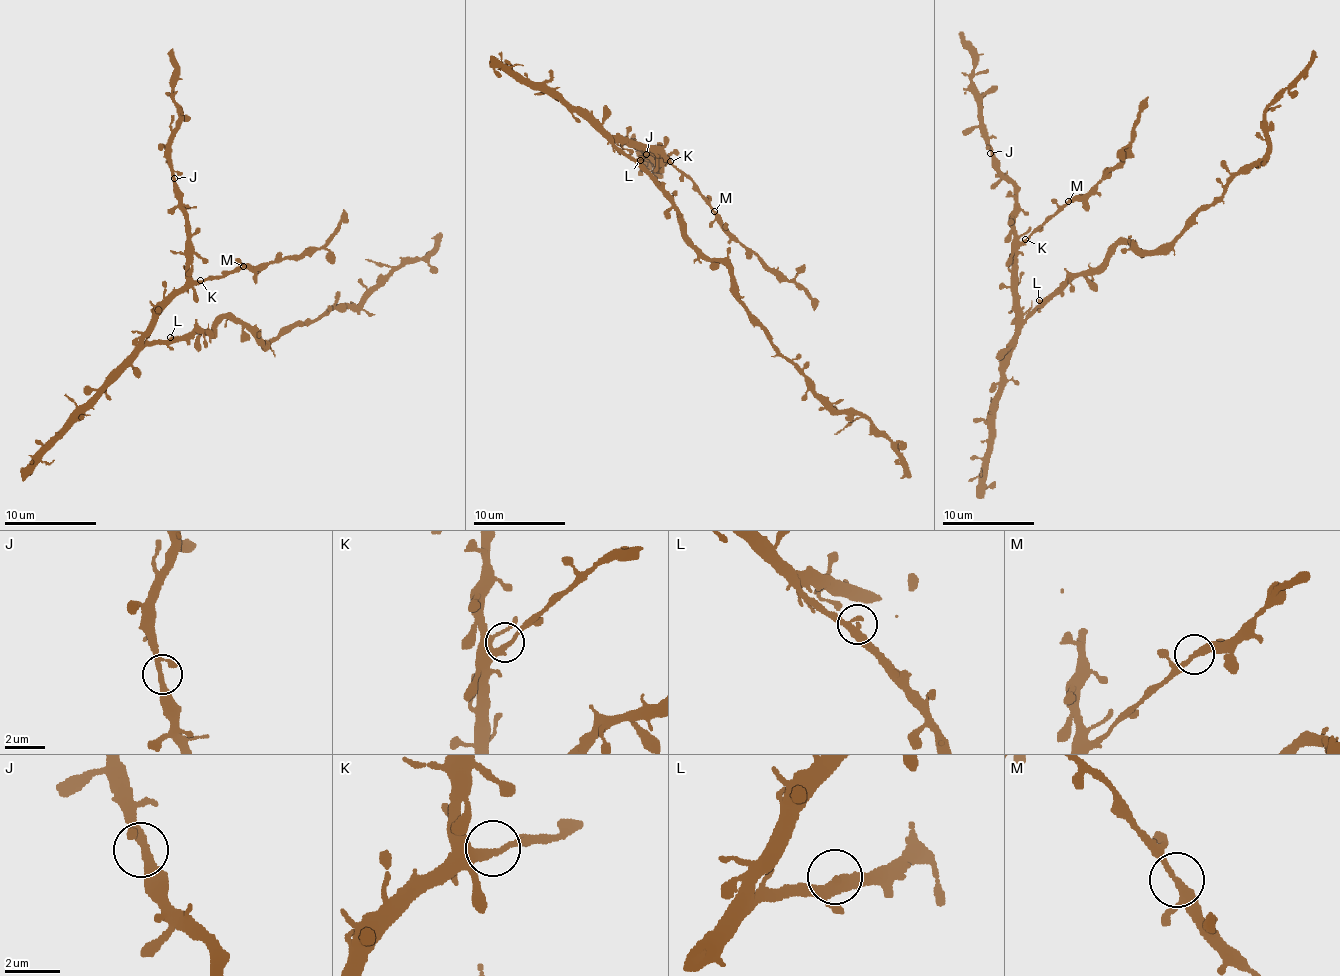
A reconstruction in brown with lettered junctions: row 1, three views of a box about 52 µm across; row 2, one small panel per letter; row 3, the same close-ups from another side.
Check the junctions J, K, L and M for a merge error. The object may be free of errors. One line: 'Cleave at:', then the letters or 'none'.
Cleave at: none

